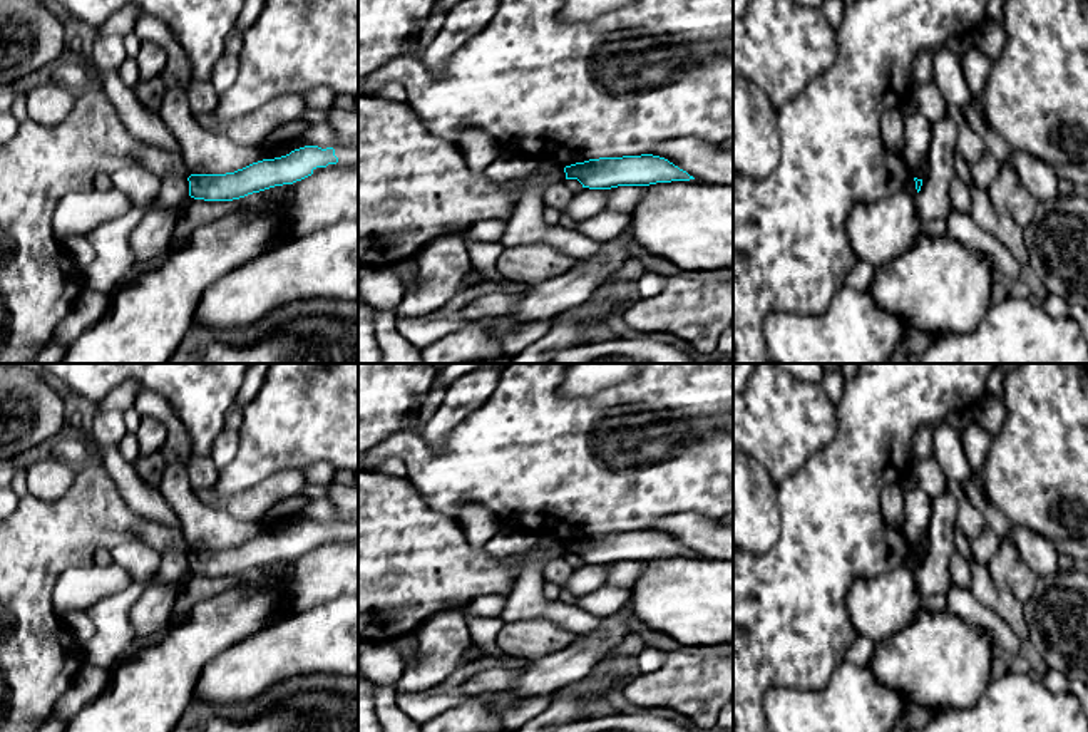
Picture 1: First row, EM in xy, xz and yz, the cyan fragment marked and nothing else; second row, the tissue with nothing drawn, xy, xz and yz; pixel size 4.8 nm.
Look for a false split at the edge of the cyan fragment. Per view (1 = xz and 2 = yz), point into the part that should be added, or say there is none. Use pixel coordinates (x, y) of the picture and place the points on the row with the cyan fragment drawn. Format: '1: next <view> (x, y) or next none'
1: next none
2: next none

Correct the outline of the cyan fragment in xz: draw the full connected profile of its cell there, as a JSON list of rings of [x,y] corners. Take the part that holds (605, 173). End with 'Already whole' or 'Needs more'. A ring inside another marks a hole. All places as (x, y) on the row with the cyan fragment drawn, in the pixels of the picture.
[[[653,154],[589,159],[566,166],[564,173],[566,179],[577,179],[589,189],[695,179],[668,159]]]. Already whole

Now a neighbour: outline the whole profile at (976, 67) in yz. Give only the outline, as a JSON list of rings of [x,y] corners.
[[[973,47],[962,57],[961,65],[966,87],[973,99],[979,99],[991,74],[993,62],[981,50]]]

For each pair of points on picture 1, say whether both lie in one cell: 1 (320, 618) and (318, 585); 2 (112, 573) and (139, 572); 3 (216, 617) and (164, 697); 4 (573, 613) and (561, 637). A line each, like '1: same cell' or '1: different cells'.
1: different cells
2: different cells
3: same cell
4: different cells

